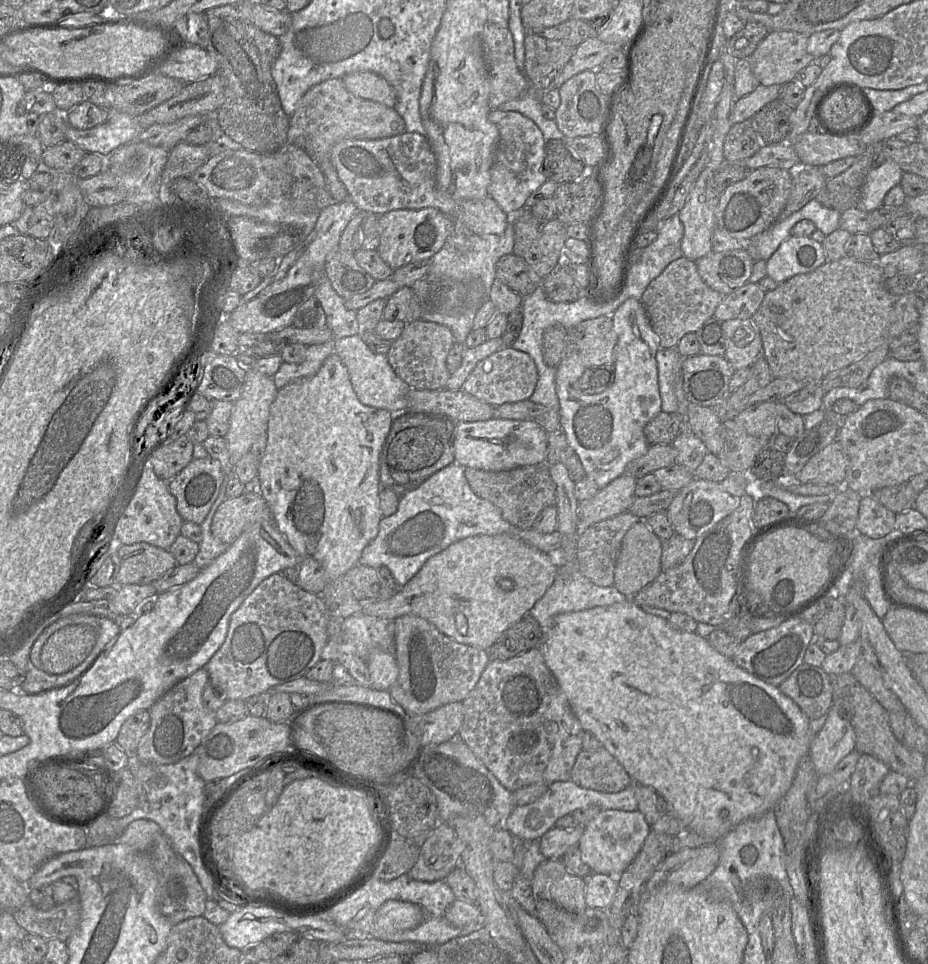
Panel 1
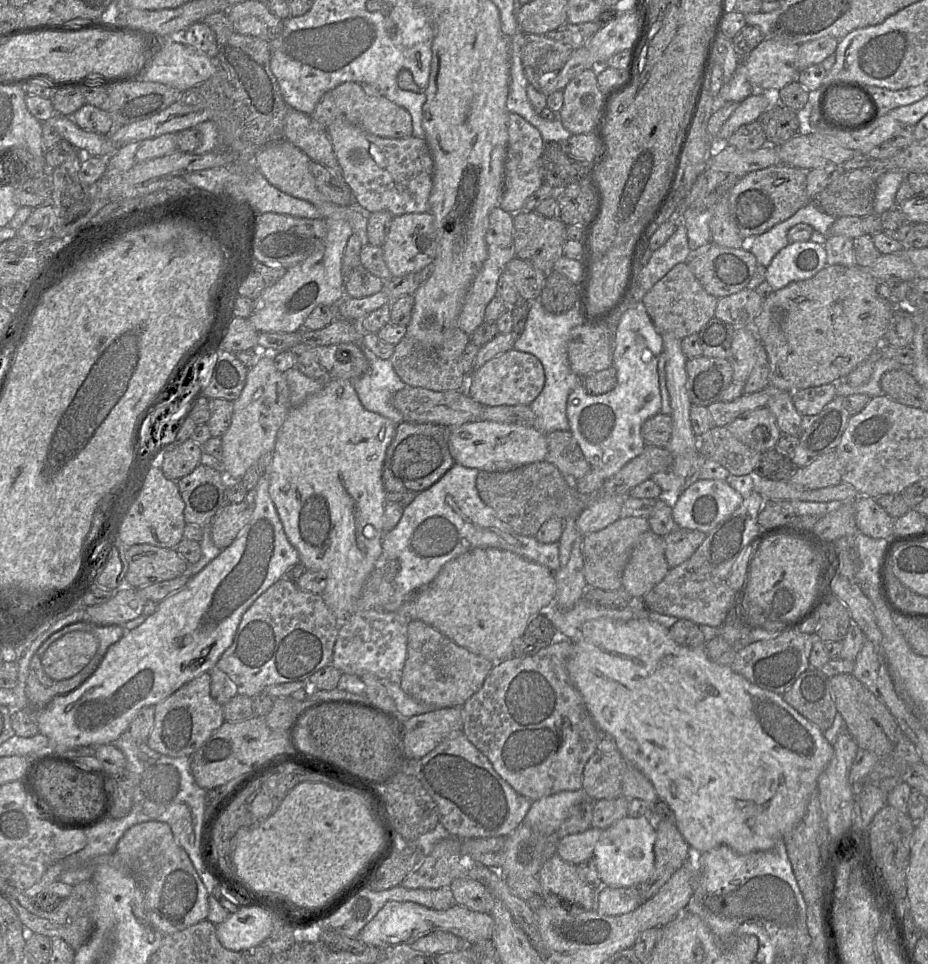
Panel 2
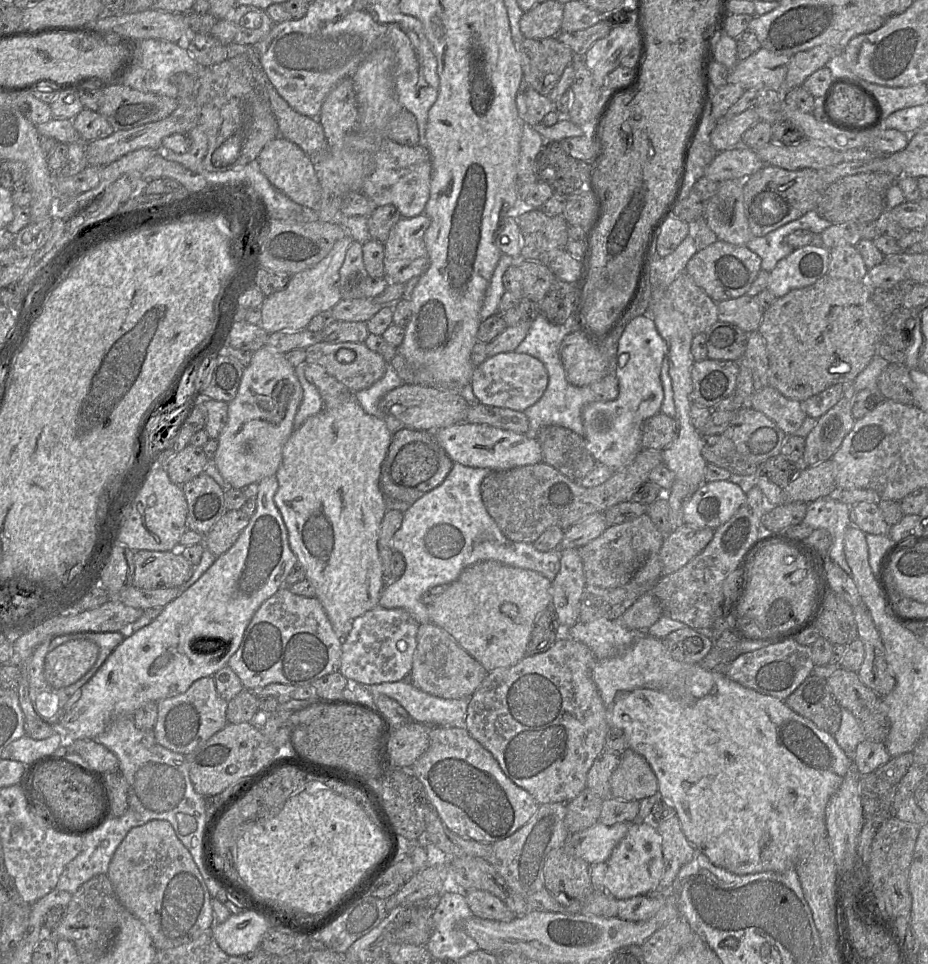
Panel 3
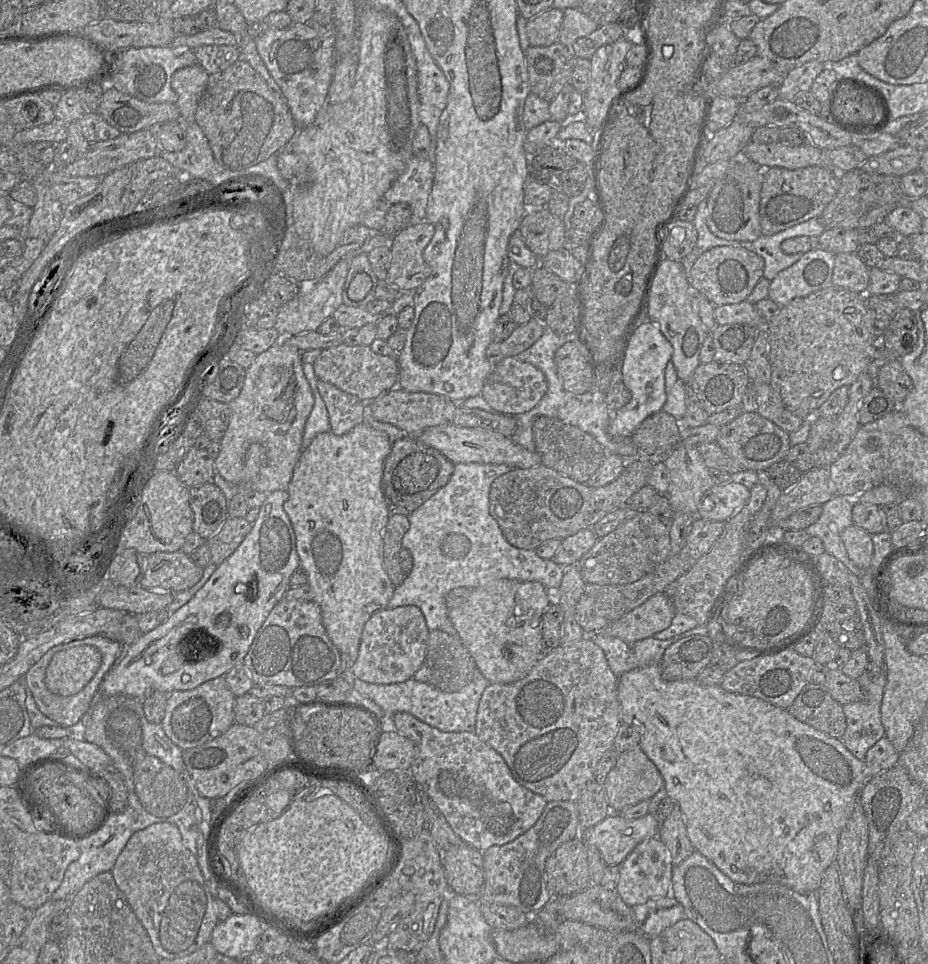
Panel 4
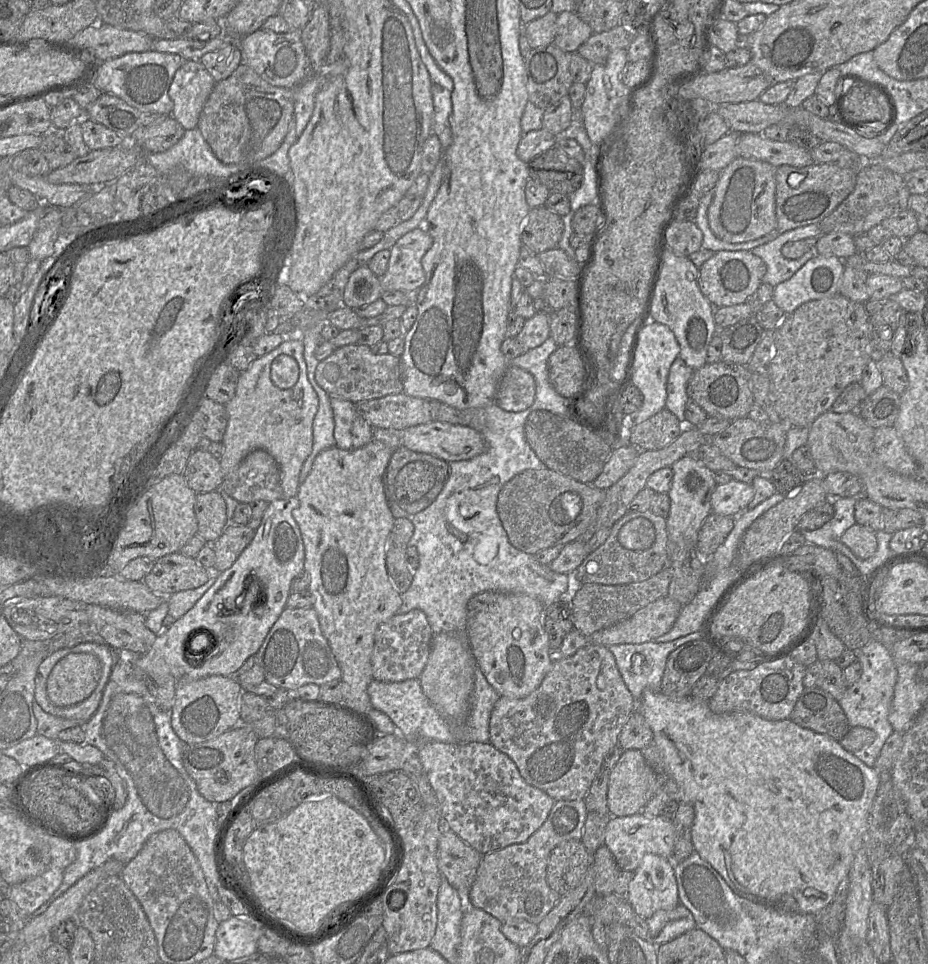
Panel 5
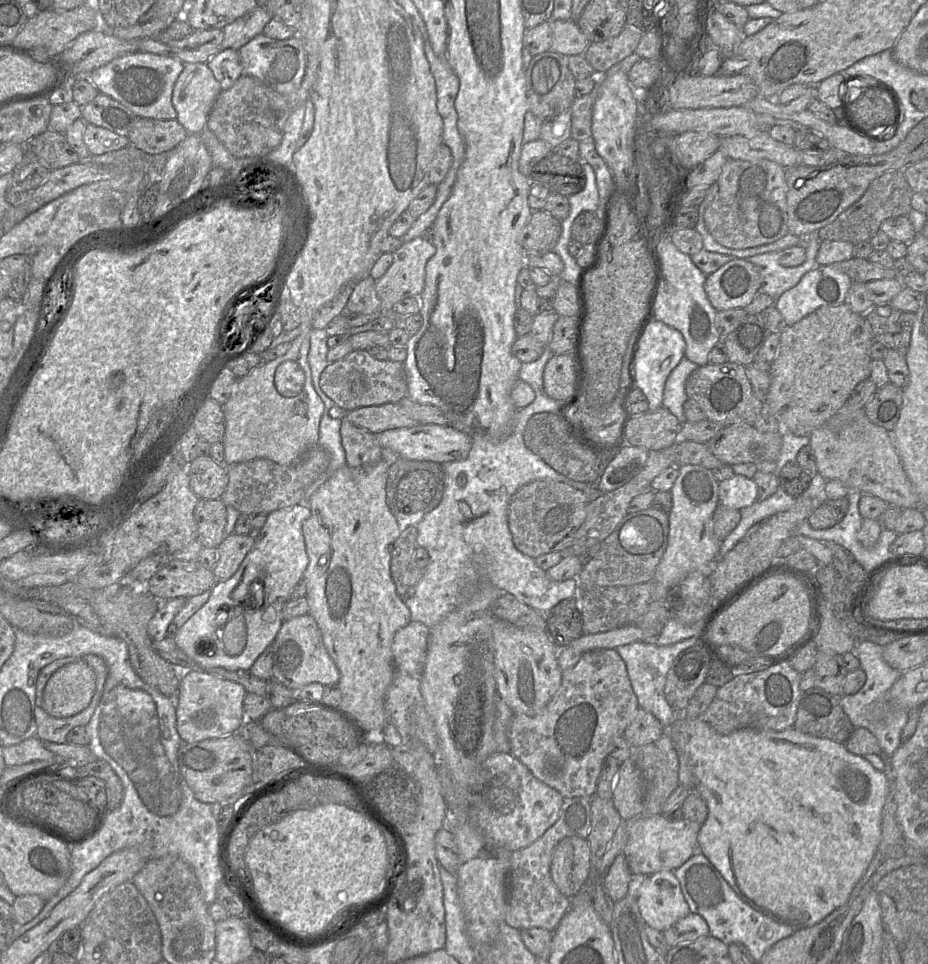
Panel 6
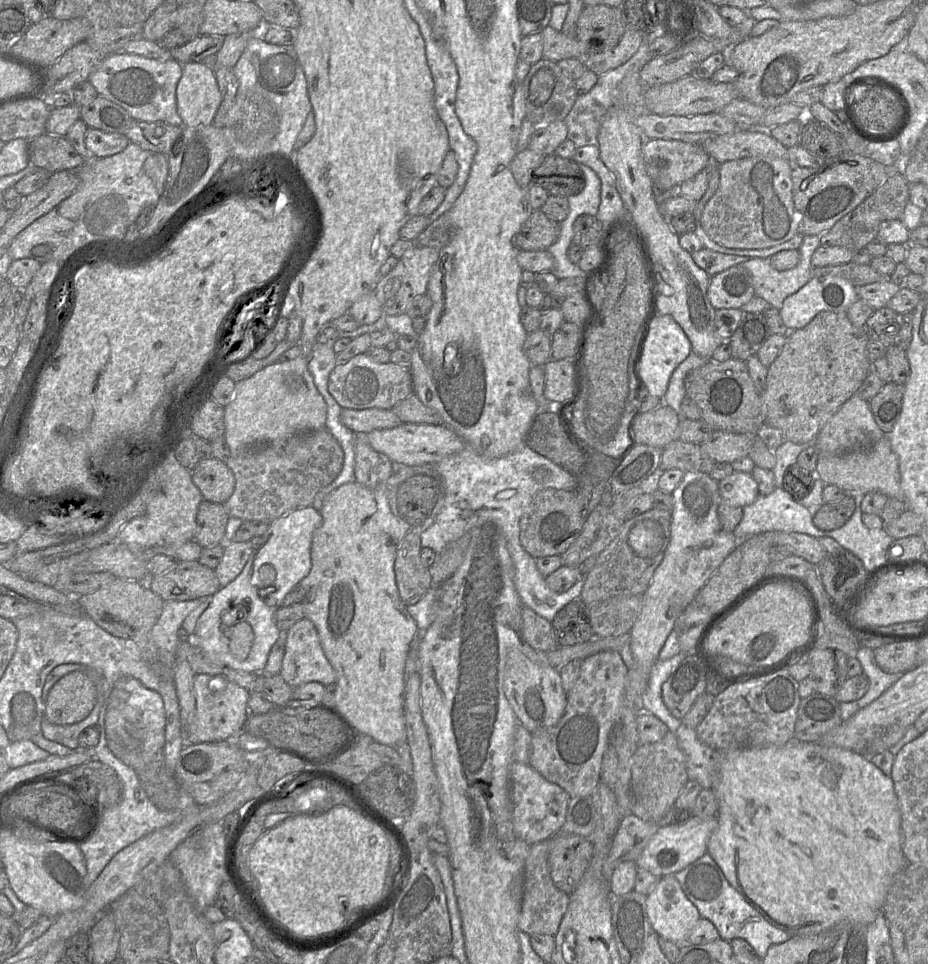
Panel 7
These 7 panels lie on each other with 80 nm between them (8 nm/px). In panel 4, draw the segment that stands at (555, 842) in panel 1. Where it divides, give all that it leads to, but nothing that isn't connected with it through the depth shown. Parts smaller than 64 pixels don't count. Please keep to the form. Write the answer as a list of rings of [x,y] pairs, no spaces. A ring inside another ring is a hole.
[[[610,813],[599,824],[586,830],[584,842],[600,852],[607,865],[619,866],[644,840],[658,837],[660,822],[654,814],[626,819]]]

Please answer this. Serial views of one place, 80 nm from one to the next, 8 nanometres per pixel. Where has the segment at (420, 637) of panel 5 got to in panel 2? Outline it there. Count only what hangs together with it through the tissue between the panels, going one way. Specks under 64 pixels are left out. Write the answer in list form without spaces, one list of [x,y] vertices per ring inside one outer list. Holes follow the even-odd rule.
[[[369,609],[353,613],[339,624],[331,664],[342,673],[359,677],[368,673],[380,680],[401,676],[407,657],[408,621],[393,611]]]

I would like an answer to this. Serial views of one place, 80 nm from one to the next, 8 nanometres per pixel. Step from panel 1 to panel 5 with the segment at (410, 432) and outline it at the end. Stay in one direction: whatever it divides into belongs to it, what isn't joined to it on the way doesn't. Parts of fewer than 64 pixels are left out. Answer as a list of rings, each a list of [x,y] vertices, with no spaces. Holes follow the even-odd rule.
[[[402,445],[393,450],[384,475],[388,504],[395,504],[410,514],[429,507],[445,486],[449,476],[449,463],[430,454],[412,451]]]

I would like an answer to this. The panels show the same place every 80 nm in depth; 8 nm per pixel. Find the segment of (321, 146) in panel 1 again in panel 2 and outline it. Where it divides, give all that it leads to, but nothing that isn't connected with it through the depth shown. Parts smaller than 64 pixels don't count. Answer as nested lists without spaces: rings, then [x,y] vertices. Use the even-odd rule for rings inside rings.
[[[344,82],[326,92],[310,116],[324,128],[336,119],[343,119],[379,137],[400,139],[413,136],[412,117],[406,109],[378,92],[366,92],[363,86],[356,82]]]

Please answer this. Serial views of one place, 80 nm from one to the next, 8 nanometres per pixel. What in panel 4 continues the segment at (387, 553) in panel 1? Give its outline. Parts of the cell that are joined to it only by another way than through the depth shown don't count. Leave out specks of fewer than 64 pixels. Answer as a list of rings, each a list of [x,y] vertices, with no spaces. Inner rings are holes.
[[[457,463],[454,465],[453,473],[449,481],[447,482],[447,484],[442,488],[440,488],[419,508],[417,508],[413,512],[410,512],[410,514],[407,516],[410,523],[410,528],[403,536],[402,547],[411,552],[413,557],[413,567],[411,572],[407,575],[406,579],[403,581],[403,583],[395,587],[393,596],[388,602],[387,608],[394,609],[402,606],[407,606],[407,605],[416,606],[422,611],[425,617],[427,627],[429,628],[430,631],[441,630],[459,640],[457,632],[448,616],[448,607],[446,605],[446,596],[453,589],[461,588],[461,587],[473,589],[475,587],[484,585],[490,581],[497,580],[497,579],[510,579],[510,580],[517,580],[517,581],[537,581],[541,583],[548,590],[548,593],[551,596],[553,601],[554,592],[557,591],[557,589],[559,588],[563,578],[564,566],[557,564],[552,559],[540,558],[535,553],[534,550],[520,549],[511,545],[504,537],[498,522],[492,517],[492,515],[489,512],[489,492],[490,492],[490,486],[492,482],[499,476],[510,471],[511,469],[514,469],[514,468],[511,468],[504,464]]]

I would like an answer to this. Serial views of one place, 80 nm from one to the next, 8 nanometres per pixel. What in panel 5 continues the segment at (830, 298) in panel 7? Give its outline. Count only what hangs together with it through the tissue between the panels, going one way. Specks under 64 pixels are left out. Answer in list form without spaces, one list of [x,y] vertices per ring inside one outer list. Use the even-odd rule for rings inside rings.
[[[815,255],[790,279],[774,287],[772,300],[785,313],[802,304],[839,294],[844,261],[836,256]]]

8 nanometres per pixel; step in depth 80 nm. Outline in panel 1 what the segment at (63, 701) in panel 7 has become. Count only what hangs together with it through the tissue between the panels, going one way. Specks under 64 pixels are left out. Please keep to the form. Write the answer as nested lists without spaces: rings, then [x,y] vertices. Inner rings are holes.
[[[73,624],[58,629],[42,647],[42,670],[53,675],[73,670],[86,659],[95,643],[96,631],[90,625]]]

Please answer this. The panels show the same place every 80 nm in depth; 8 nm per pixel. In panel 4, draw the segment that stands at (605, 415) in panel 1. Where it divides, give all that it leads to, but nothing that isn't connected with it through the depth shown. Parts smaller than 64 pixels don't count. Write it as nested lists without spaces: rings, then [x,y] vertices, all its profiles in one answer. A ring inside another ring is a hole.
[[[646,319],[634,329],[628,342],[620,370],[621,380],[631,393],[630,401],[610,412],[609,434],[613,437],[631,437],[639,424],[649,415],[662,410],[666,402],[665,368],[671,360],[673,347],[659,326]]]

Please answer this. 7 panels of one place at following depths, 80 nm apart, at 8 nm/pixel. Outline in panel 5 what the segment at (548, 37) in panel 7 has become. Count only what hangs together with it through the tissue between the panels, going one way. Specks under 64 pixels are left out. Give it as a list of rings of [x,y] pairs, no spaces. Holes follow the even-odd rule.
[[[564,11],[557,16],[553,44],[565,52],[574,53],[592,34],[591,27],[575,11]]]

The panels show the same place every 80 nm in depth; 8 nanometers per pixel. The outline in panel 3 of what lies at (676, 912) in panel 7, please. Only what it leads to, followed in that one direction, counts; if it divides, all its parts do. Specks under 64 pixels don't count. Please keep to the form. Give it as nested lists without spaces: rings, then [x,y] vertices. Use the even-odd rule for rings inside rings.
[[[651,821],[632,822],[625,837],[606,861],[604,887],[617,900],[646,895],[659,889],[664,874],[662,839]]]

